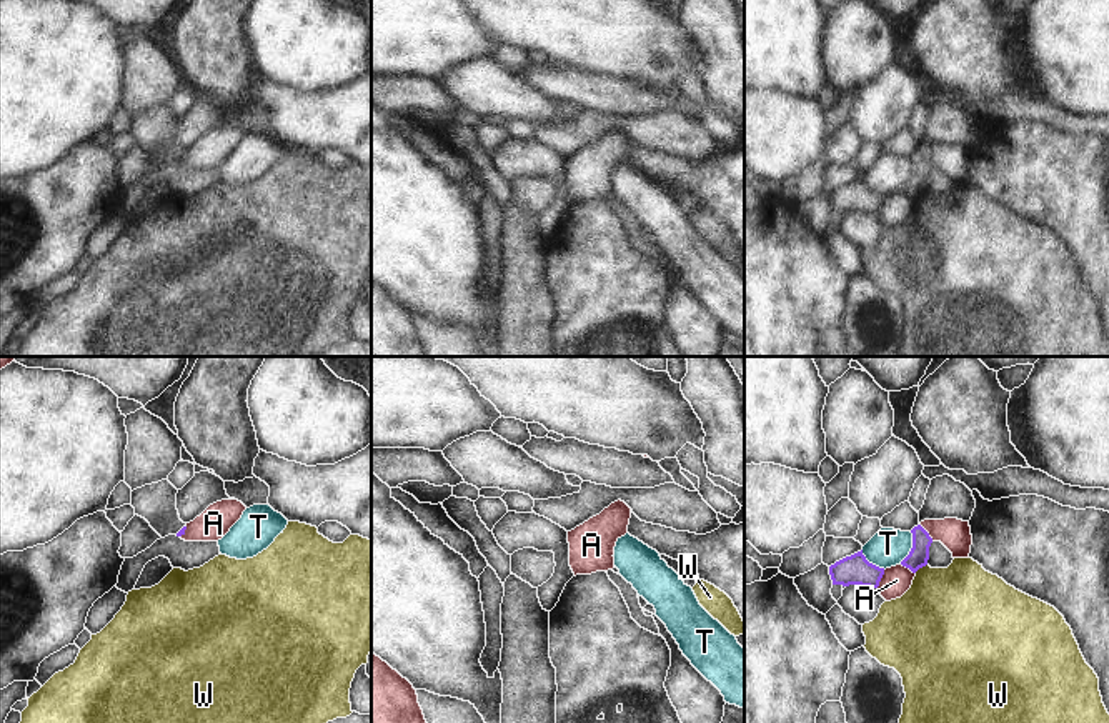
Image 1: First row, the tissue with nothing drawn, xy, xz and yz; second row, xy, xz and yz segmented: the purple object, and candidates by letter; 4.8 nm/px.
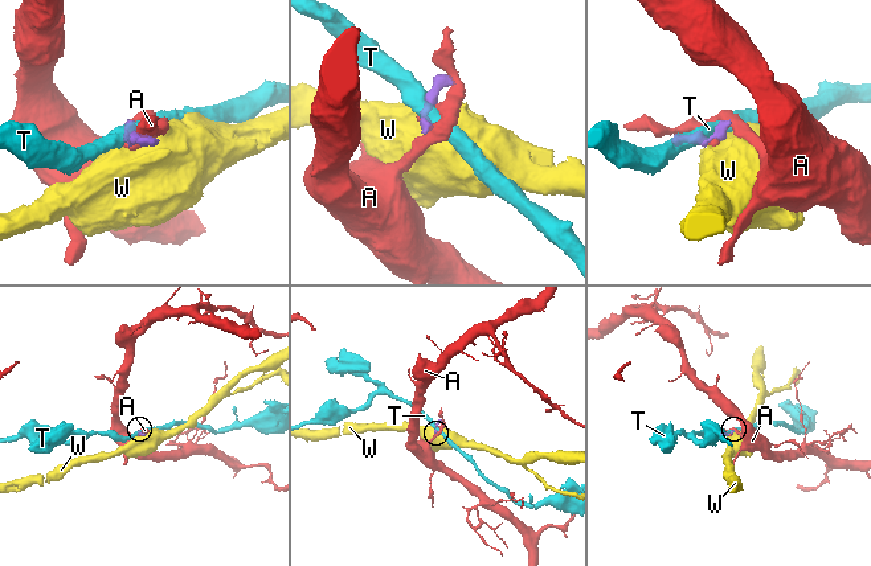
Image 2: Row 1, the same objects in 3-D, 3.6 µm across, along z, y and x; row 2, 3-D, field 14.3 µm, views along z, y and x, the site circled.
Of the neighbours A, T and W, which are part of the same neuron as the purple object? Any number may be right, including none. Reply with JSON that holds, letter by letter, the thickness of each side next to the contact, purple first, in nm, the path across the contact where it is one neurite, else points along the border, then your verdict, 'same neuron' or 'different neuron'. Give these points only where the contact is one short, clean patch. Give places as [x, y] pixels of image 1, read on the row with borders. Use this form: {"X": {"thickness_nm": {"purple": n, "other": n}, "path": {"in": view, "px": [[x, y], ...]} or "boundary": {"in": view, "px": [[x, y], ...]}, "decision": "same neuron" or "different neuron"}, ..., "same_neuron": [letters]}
{"A": {"thickness_nm": {"purple": 140, "other": 140}, "decision": "different neuron"}, "T": {"thickness_nm": {"purple": 100, "other": 180}, "decision": "different neuron"}, "W": {"thickness_nm": {"purple": 100, "other": 420}, "boundary": {"in": "yz", "px": [[926, 563], [915, 572]]}, "decision": "different neuron"}, "same_neuron": []}

